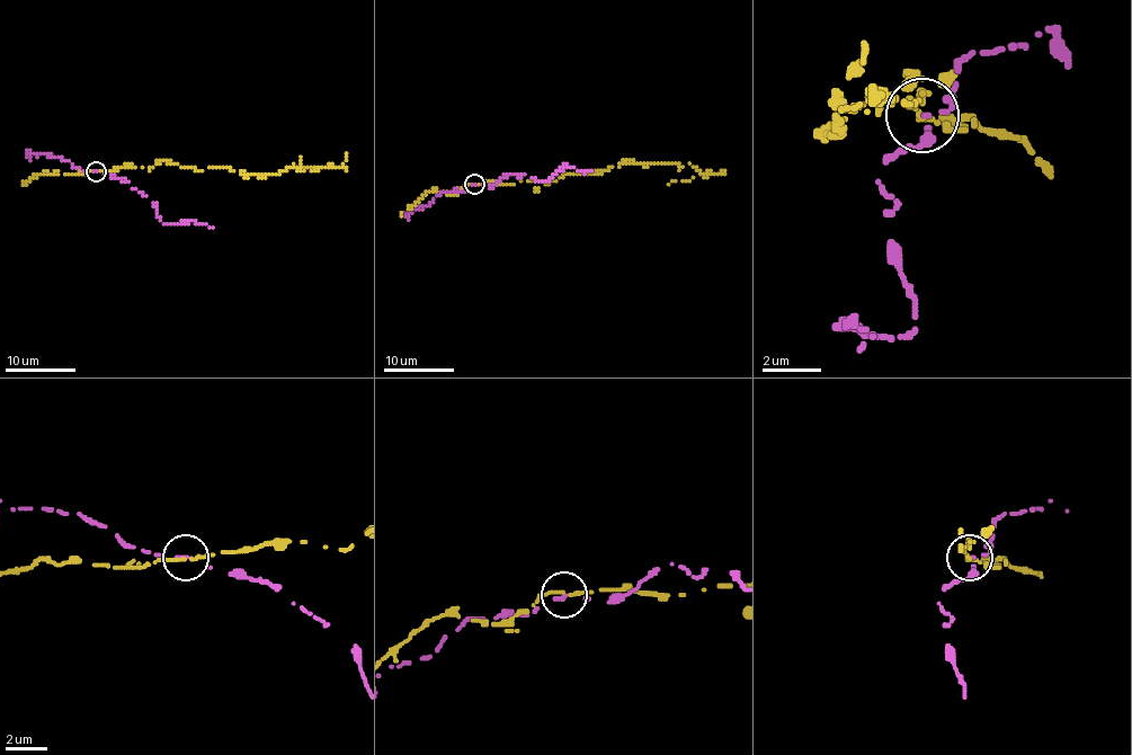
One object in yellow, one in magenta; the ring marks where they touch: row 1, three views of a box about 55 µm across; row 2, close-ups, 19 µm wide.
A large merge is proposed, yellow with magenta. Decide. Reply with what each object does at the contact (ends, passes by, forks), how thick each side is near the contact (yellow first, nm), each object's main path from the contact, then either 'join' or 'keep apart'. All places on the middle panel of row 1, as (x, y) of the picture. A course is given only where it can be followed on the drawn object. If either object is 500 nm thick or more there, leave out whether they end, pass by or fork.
yellow passes by | magenta passes by | 140/130 nm | yellow via (474, 184), (553, 181), (564, 175), (599, 172), (631, 161), (691, 165), (700, 171), (688, 180), (668, 184) | magenta via (474, 184), (492, 187), (511, 172), (518, 178), (524, 175), (541, 181), (566, 166), (580, 171), (591, 169) | keep apart

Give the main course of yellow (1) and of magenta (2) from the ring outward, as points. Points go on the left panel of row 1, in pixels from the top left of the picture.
1: (96, 171), (150, 168), (161, 161), (252, 175), (321, 168), (290, 168)
2: (96, 171), (127, 183), (145, 195), (162, 223), (180, 224), (187, 219), (213, 228)

